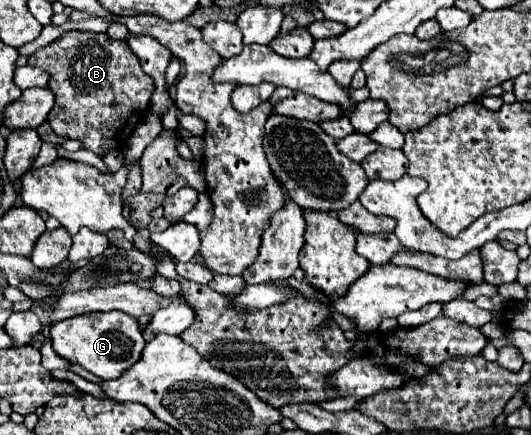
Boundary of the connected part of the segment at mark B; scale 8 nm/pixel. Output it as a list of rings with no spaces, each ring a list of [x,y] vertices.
[[[66,33],[62,39],[56,39],[48,47],[38,49],[30,55],[30,65],[44,69],[50,75],[48,87],[56,95],[56,103],[48,113],[48,123],[58,137],[76,139],[82,143],[84,149],[90,149],[98,157],[102,157],[110,149],[122,151],[126,147],[128,137],[134,133],[136,125],[146,115],[150,105],[150,97],[154,93],[154,79],[142,73],[138,59],[130,49],[126,49],[126,41],[110,39],[106,33]]]

